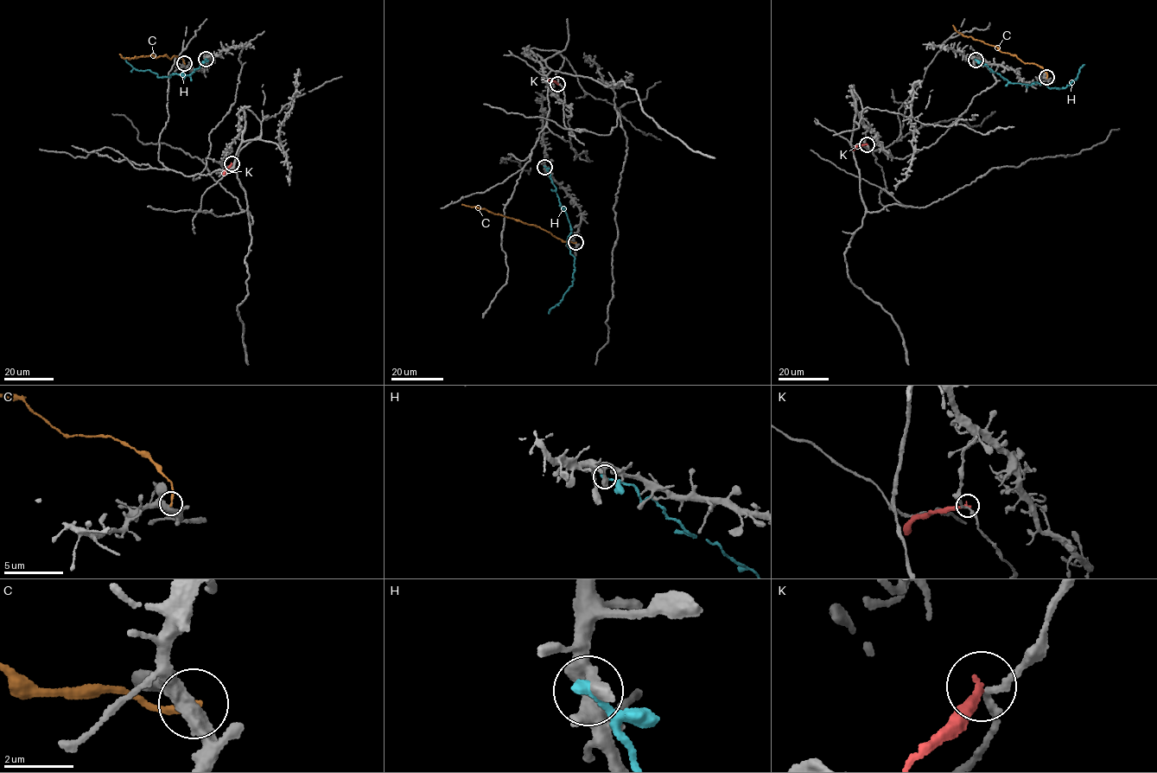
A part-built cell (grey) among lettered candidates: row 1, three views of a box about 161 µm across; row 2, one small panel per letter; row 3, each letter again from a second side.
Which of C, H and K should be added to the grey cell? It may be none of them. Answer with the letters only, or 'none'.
none

